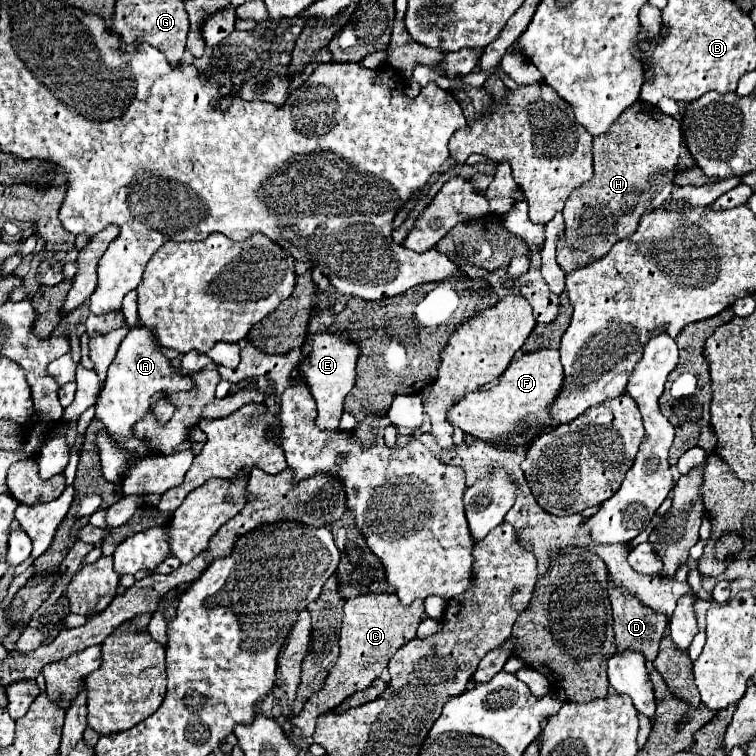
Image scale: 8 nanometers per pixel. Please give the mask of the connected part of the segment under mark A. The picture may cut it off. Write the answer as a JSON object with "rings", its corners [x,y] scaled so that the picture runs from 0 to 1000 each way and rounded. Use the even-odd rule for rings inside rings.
{"rings":[[[181,429],[163,447],[163,452],[155,463],[155,474],[149,476],[149,481],[142,489],[139,513],[128,526],[126,553],[131,553],[142,563],[149,582],[163,595],[179,598],[181,603],[192,603],[197,598],[194,587],[176,574],[176,561],[197,545],[197,540],[200,540],[197,534],[200,534],[202,521],[208,521],[208,519],[216,519],[216,521],[245,519],[253,513],[255,513],[253,500],[245,497],[242,492],[231,489],[226,484],[226,476],[213,466],[213,458],[208,452],[205,439],[189,429]]]}

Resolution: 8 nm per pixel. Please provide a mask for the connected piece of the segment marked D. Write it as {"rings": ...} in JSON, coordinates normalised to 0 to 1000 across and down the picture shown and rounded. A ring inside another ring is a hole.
{"rings":[[[813,775],[808,780],[808,802],[811,802],[811,833],[813,833],[813,847],[816,847],[816,860],[821,857],[843,857],[851,862],[851,868],[864,876],[869,862],[872,862],[872,847],[882,833],[882,815],[877,810],[866,810],[856,802],[848,799],[848,794]]]}

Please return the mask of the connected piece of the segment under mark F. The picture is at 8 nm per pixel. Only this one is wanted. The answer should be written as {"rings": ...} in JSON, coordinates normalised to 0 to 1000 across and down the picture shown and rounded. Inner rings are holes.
{"rings":[[[716,460],[700,468],[692,468],[689,474],[681,474],[676,484],[663,495],[660,505],[649,516],[634,516],[618,521],[610,532],[604,532],[594,545],[594,558],[604,566],[610,566],[615,574],[623,574],[655,593],[671,593],[671,595],[689,595],[689,590],[681,590],[668,582],[671,574],[692,574],[697,566],[710,566],[710,577],[718,574],[726,563],[731,563],[731,550],[726,548],[726,540],[737,529],[742,513],[745,513],[745,484],[739,476],[739,463]]]}

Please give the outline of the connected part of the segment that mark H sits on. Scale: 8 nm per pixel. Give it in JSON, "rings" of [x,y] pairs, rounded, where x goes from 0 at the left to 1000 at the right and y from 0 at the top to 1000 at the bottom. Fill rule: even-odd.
{"rings":[[[851,132],[835,138],[811,161],[806,175],[784,183],[787,230],[753,259],[745,275],[750,323],[761,331],[782,333],[790,344],[813,320],[832,315],[843,304],[853,278],[874,275],[885,267],[898,201],[898,161]]]}

